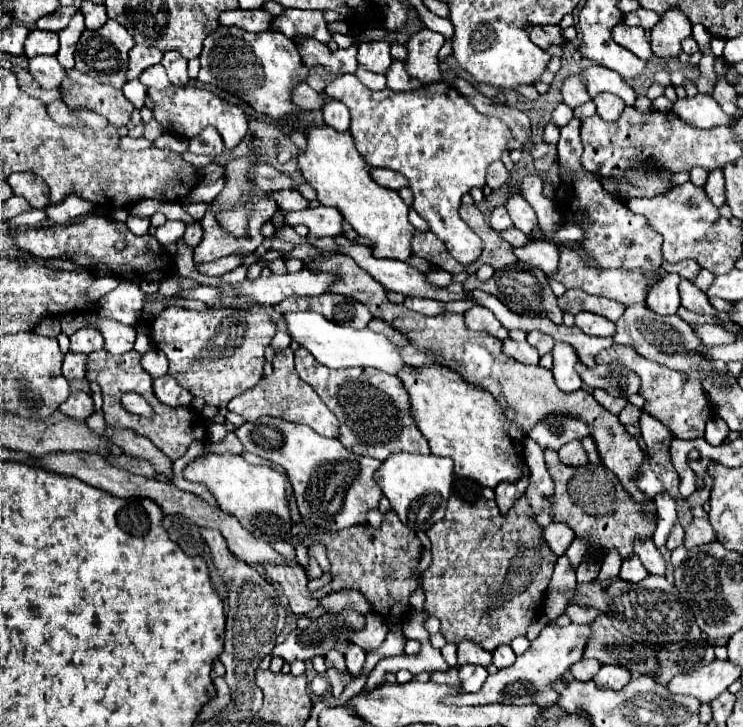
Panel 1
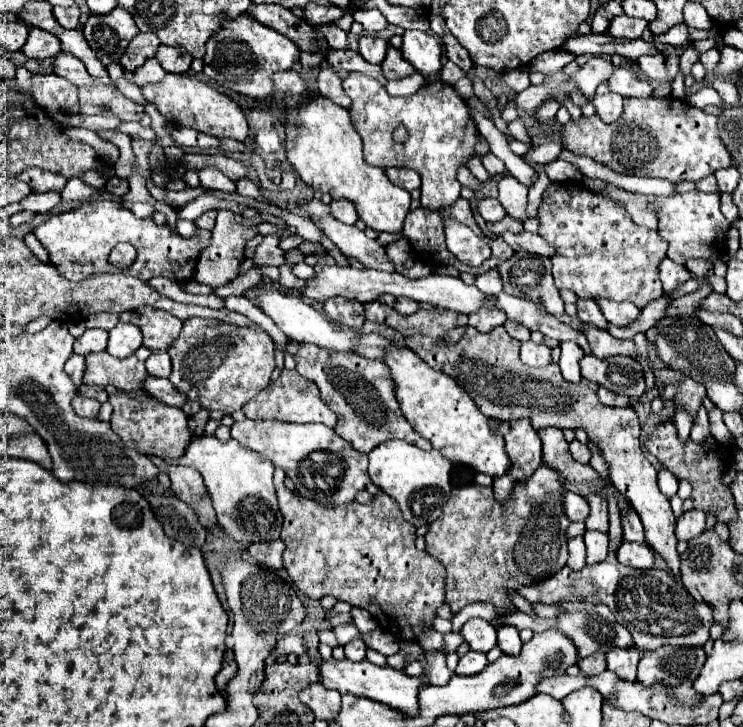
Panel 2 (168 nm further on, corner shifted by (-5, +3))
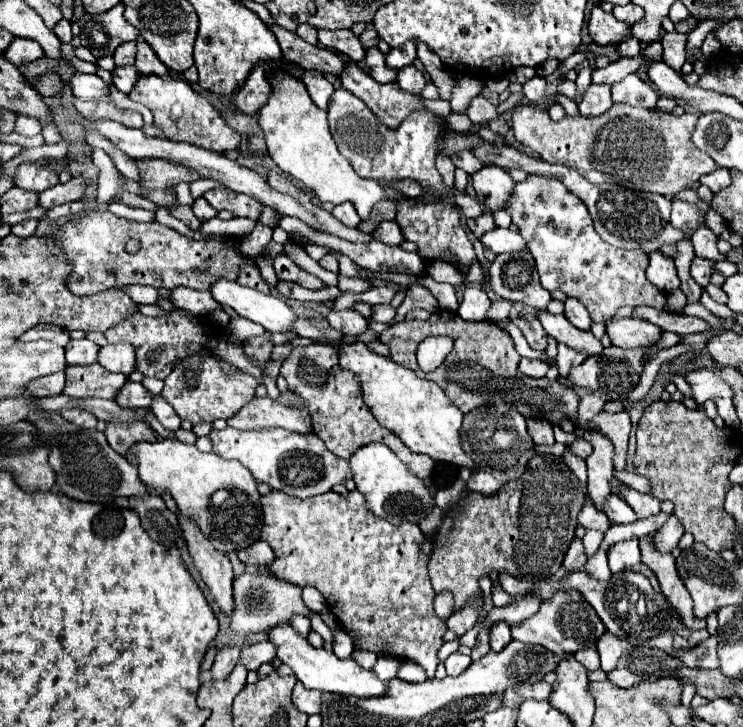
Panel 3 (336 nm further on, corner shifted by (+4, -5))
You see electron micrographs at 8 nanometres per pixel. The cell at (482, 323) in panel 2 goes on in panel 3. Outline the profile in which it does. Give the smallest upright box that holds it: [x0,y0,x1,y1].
[458,264,492,322]

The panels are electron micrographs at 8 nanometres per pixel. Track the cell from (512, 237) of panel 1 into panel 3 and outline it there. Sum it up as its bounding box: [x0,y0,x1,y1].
[468,212,496,238]

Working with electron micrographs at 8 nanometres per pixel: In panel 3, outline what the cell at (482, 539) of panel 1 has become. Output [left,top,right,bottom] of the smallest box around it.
[428,454,586,610]

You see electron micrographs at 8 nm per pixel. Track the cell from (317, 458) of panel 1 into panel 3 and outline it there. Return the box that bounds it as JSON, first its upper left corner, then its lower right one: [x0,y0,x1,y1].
[210,426,354,500]

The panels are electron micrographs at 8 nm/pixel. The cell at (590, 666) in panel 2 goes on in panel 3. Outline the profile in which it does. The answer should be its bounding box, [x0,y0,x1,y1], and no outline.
[574,648,600,670]

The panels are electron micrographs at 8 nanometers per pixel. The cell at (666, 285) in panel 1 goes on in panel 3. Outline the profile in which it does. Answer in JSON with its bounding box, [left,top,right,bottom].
[646,252,680,292]

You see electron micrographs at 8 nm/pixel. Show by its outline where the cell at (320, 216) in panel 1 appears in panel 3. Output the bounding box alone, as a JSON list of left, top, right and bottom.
[332,202,360,228]

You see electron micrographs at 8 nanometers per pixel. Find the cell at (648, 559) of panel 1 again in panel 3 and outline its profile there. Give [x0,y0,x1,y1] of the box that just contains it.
[604,494,638,524]

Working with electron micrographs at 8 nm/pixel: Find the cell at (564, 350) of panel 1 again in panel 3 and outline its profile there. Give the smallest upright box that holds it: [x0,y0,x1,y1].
[556,344,586,378]

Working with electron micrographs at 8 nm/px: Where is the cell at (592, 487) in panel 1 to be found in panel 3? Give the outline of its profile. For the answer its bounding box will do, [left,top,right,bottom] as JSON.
[528,420,556,446]

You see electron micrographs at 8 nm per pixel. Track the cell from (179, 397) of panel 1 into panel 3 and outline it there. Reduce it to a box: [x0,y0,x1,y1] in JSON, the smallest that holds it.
[116,382,156,408]

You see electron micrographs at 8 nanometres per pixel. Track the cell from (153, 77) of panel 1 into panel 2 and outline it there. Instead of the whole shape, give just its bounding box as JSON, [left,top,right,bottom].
[131,60,165,86]

